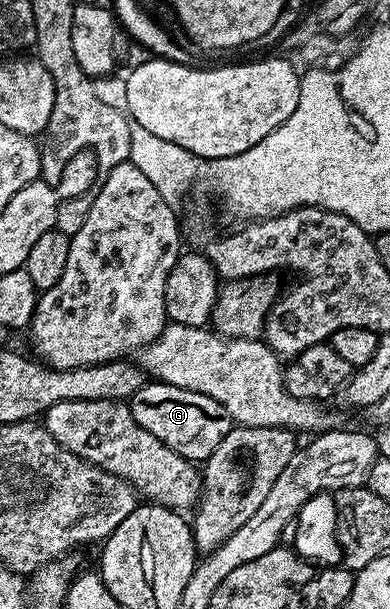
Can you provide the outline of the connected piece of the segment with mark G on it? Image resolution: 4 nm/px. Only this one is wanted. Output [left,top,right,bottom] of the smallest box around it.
[130,381,233,461]

